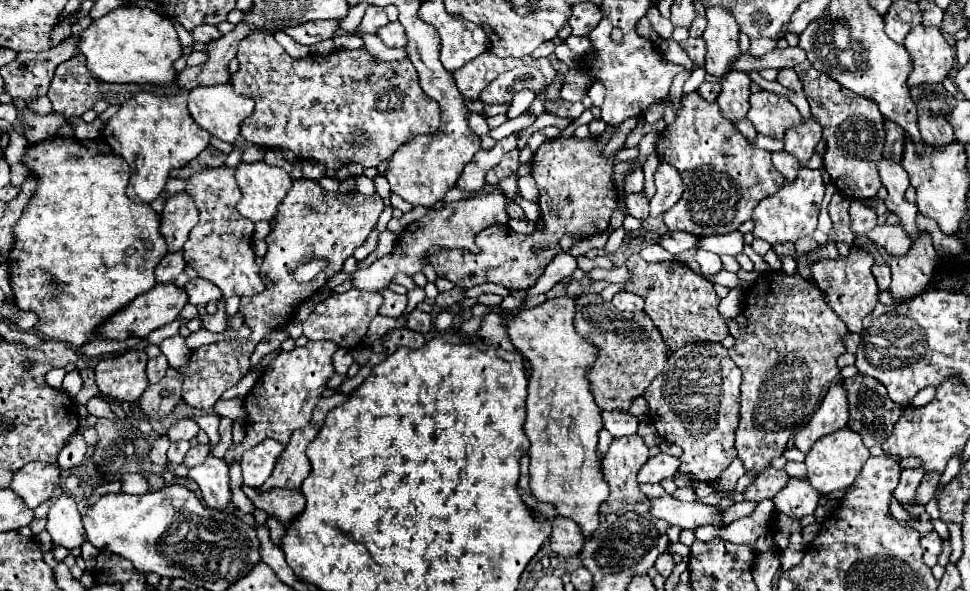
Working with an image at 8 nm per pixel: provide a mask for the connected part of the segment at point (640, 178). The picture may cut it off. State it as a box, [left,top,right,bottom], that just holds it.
[624,169,644,193]

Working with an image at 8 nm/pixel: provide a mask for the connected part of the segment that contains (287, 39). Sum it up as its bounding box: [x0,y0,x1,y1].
[274,31,310,59]

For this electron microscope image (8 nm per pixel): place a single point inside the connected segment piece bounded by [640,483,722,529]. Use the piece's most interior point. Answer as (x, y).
(664, 506)

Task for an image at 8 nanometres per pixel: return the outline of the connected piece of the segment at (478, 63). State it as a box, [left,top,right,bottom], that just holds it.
[456,51,556,99]

